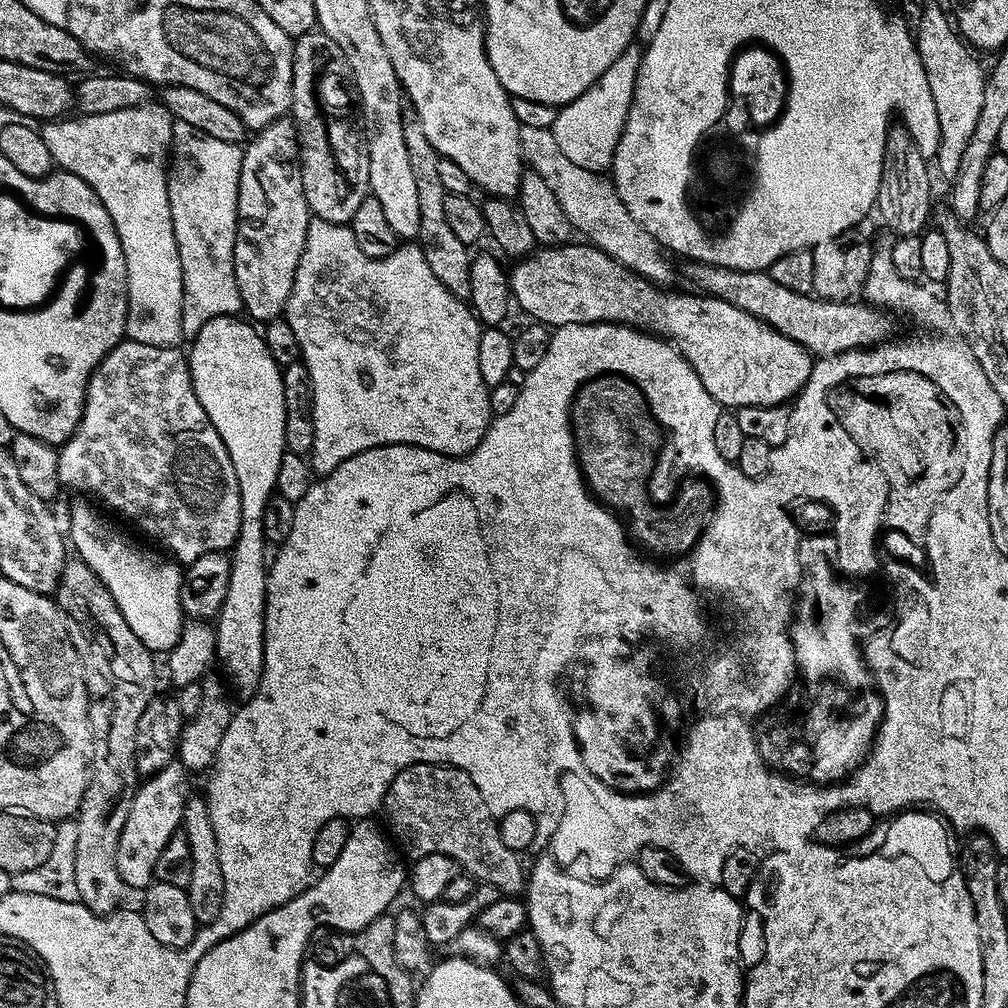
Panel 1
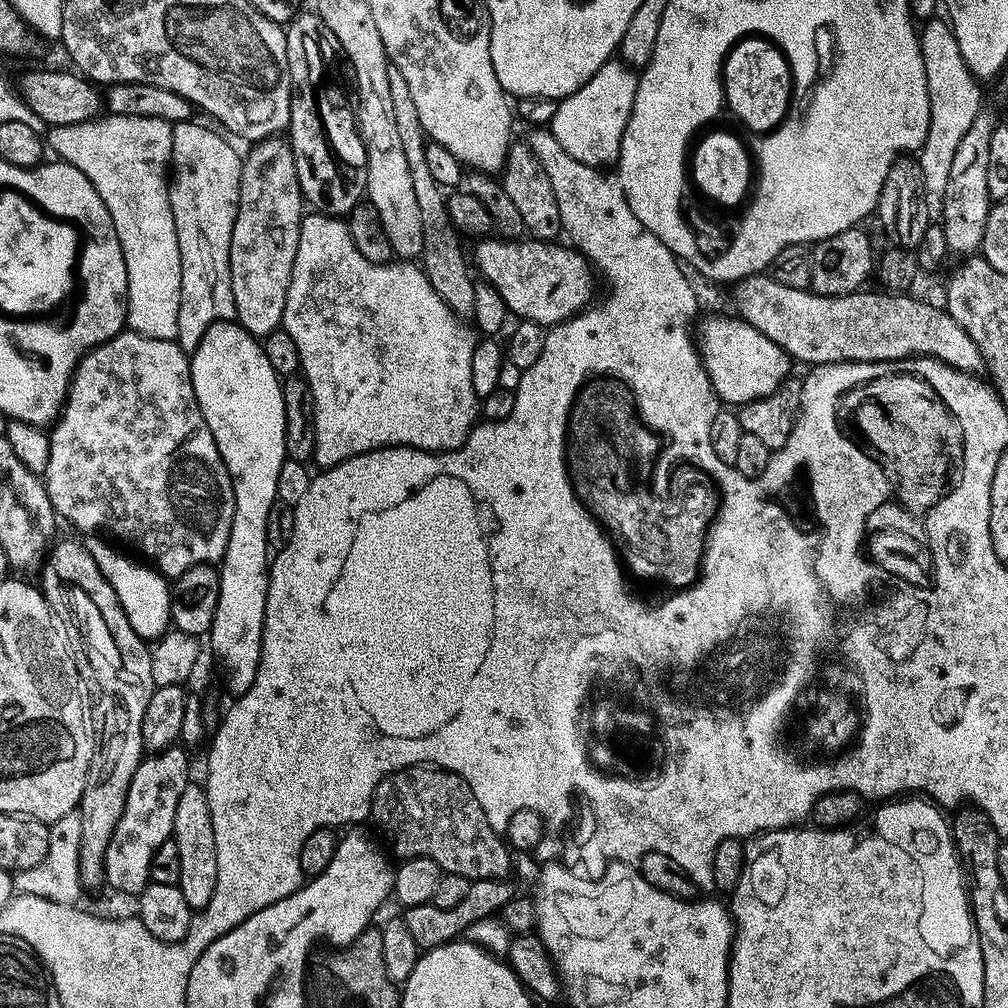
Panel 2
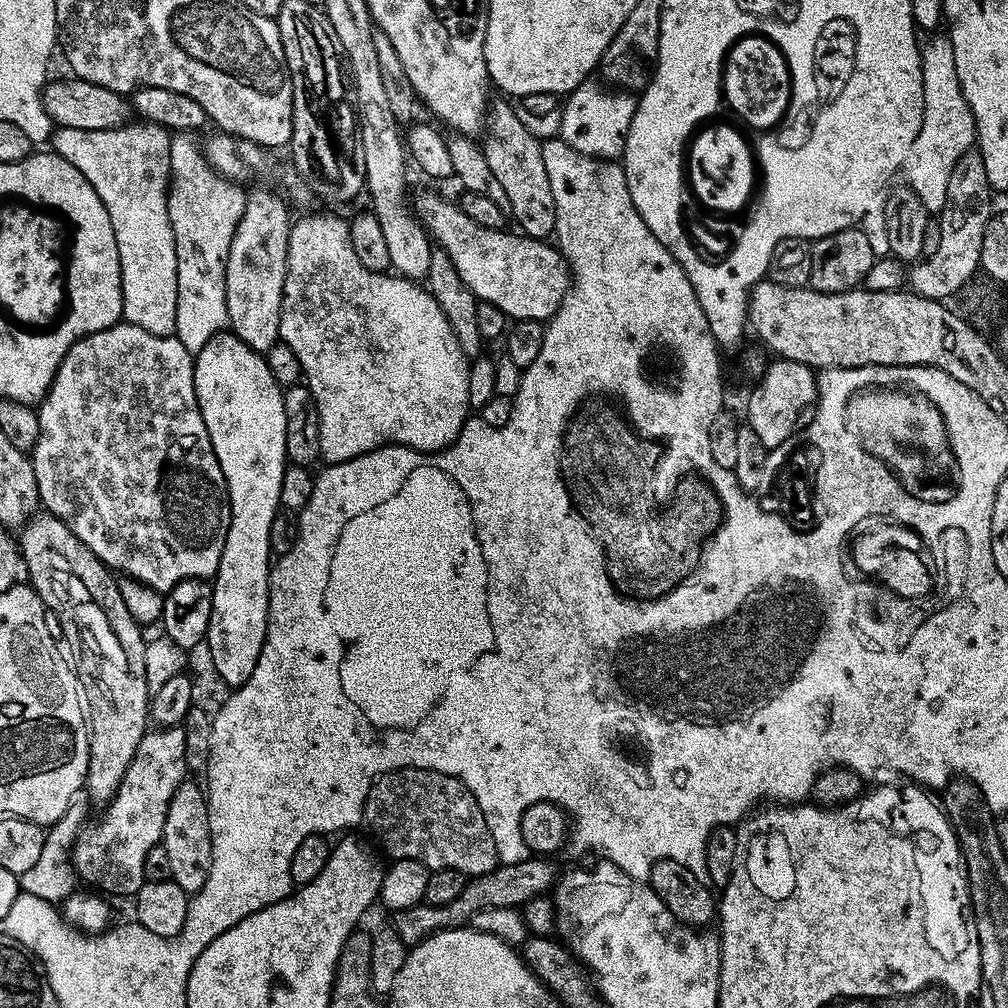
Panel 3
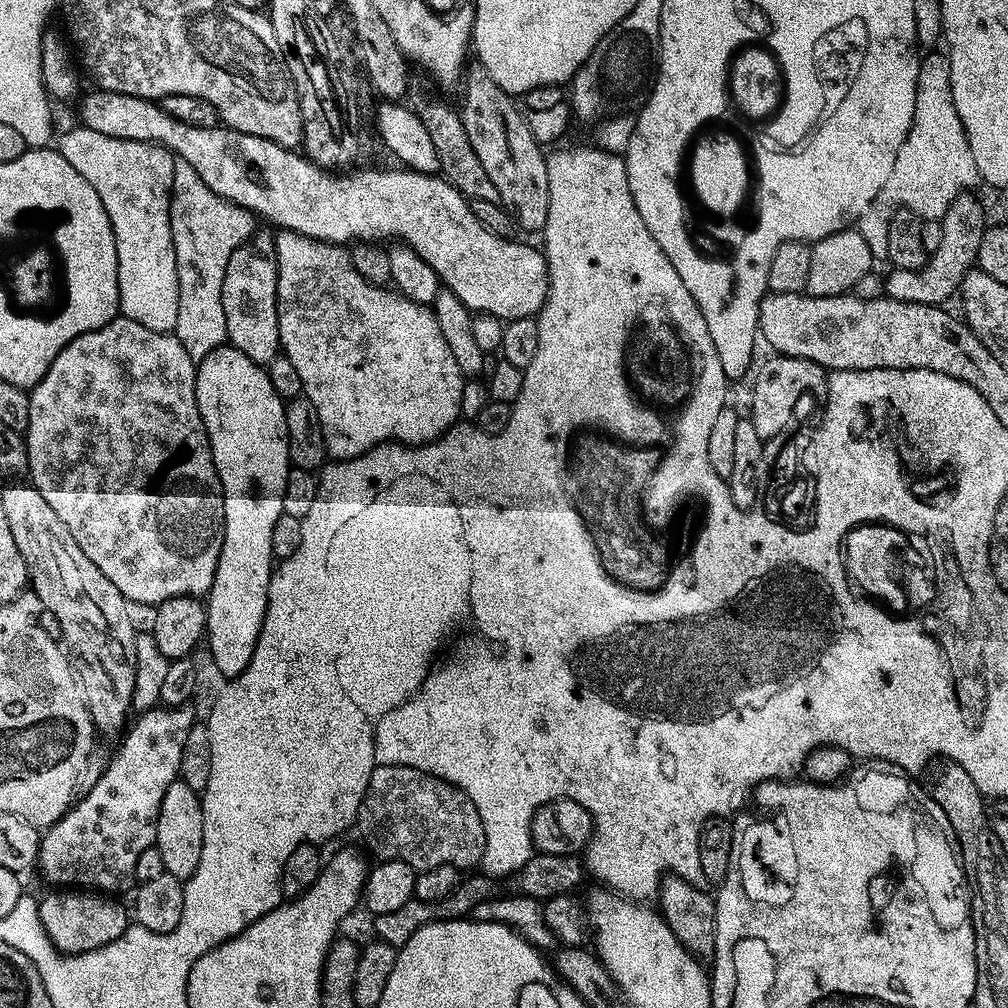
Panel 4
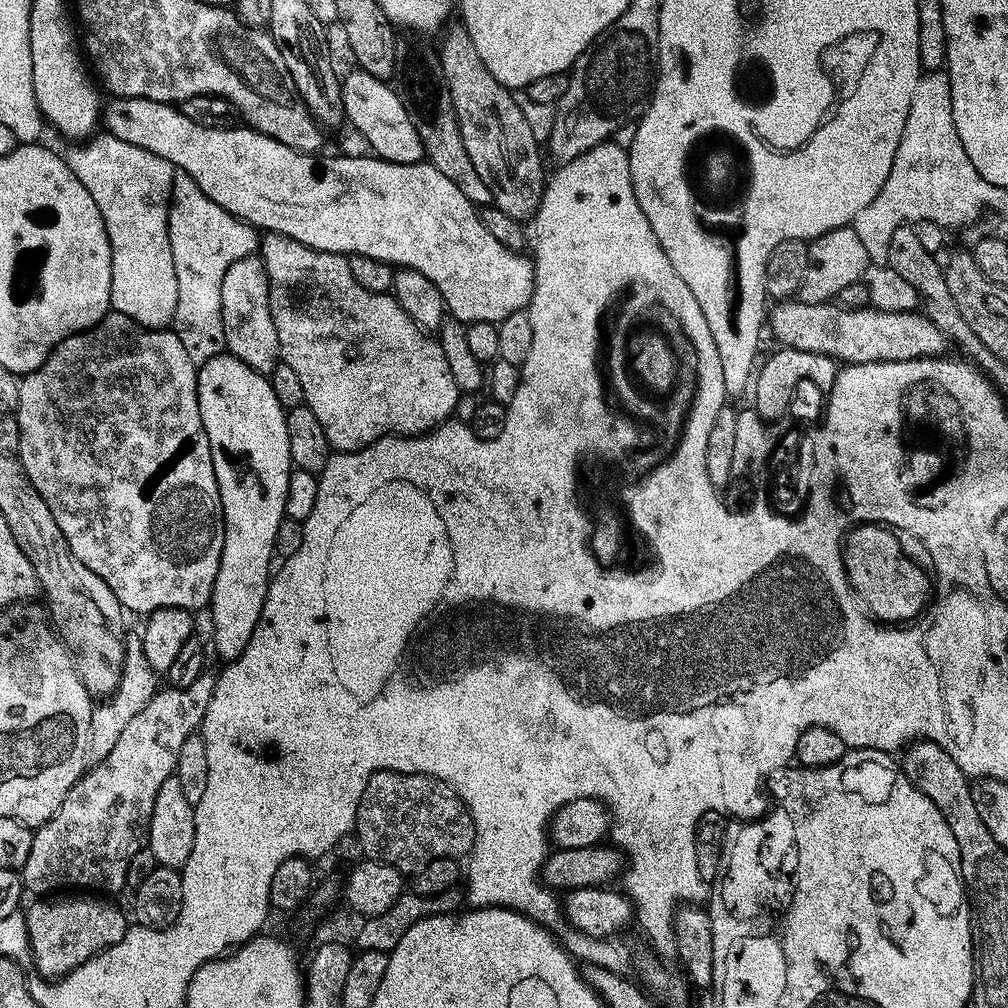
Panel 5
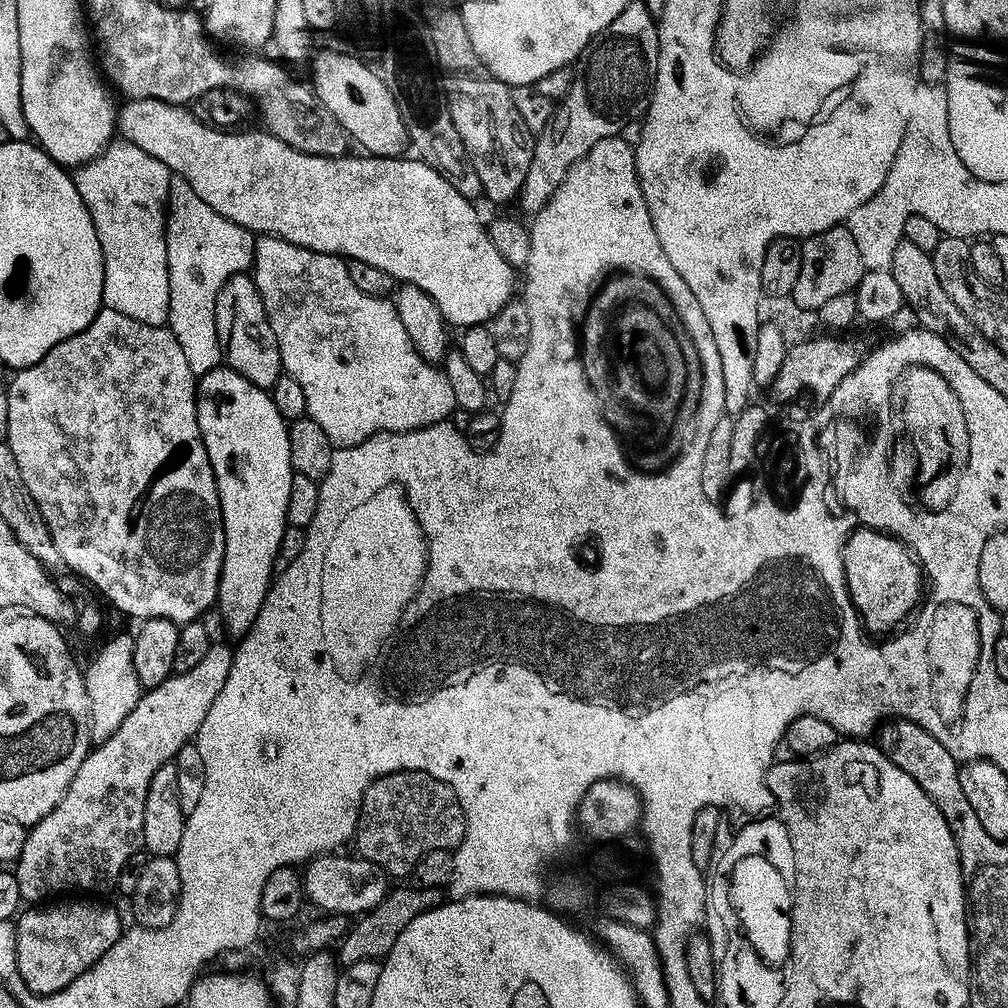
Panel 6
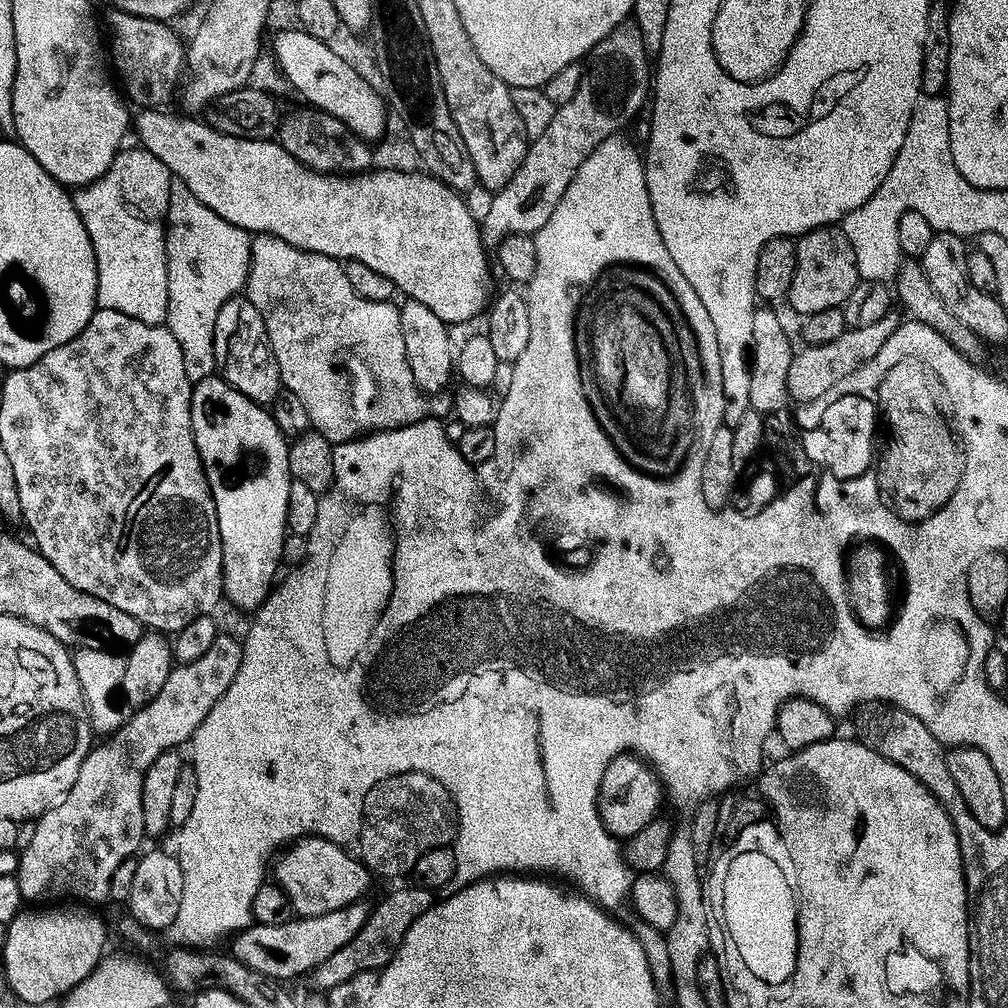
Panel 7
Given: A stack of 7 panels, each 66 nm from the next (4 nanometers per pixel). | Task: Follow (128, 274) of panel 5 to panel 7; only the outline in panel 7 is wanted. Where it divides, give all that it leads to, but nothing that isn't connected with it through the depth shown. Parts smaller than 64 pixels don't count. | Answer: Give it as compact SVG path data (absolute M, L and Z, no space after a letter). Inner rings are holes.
M127 148L117 152L106 174L102 174L92 184L75 189L76 209L94 246L98 270L97 305L106 310L118 310L118 314L130 314L130 318L138 318L138 322L163 325L168 318L168 259L164 233L173 177L166 165L158 162L158 158L154 158L154 154L150 154L145 148Z

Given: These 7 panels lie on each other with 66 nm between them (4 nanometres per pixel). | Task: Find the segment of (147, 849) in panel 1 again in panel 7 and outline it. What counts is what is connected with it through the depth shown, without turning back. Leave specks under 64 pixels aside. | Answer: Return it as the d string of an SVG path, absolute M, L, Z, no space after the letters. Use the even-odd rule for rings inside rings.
M217 634L214 642L210 645L210 650L206 650L206 654L202 654L202 658L194 658L194 662L189 664L176 664L173 667L170 678L166 678L166 686L162 686L162 690L158 690L158 698L146 705L144 708L137 708L135 711L123 721L123 724L111 733L107 738L97 743L95 746L88 749L86 758L82 762L82 766L78 766L78 778L74 778L74 782L70 786L70 790L62 799L53 806L48 808L35 821L36 829L32 832L32 837L23 845L24 853L21 851L18 856L18 863L16 865L16 881L18 882L18 890L21 897L25 901L28 900L54 900L50 902L68 902L73 896L73 901L86 902L82 900L105 900L109 899L108 891L110 890L110 878L114 878L114 870L118 870L118 865L121 862L126 862L126 858L136 856L141 851L140 843L146 840L144 835L144 823L142 822L142 782L146 770L150 770L150 762L154 762L154 758L158 758L158 754L163 752L171 752L179 749L179 744L187 745L191 741L192 735L198 730L198 726L206 718L206 714L210 714L210 710L214 706L214 702L218 702L218 698L222 698L222 694L226 694L226 690L230 690L230 682L234 682L234 674L238 674L238 666L242 666L242 650L243 643L239 639L236 640L232 636L224 636L224 634Z

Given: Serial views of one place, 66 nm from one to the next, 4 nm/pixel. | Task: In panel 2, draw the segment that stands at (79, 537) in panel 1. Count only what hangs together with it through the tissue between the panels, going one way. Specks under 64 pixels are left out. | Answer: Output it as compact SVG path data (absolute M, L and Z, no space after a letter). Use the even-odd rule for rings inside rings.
M92 538L87 541L88 553L98 562L98 570L114 586L114 594L118 594L118 602L134 630L146 642L155 641L169 631L172 615L170 614L170 602L172 601L172 590L169 581L161 576L155 567L141 562L139 559L131 560L123 556L116 548L107 544L104 538ZM105 540L105 541L104 541ZM144 563L144 564L139 564ZM148 567L148 568L147 568Z

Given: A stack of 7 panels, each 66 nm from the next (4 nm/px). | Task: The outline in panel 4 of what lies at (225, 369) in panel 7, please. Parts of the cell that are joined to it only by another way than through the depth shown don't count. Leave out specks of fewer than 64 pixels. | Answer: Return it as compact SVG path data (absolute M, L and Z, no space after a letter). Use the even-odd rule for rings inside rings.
M257 231L251 237L249 246L242 246L230 254L230 262L226 262L226 278L222 282L222 314L226 314L227 343L233 348L242 350L246 358L255 364L266 366L281 355L280 335L278 334L278 314L276 313L276 262L274 256L274 236L270 231Z

